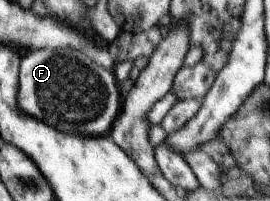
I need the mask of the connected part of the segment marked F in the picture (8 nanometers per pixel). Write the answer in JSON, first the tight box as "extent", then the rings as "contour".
{"extent":[16,47,124,136],"contour":[[[71,47],[58,50],[45,48],[43,51],[23,53],[16,102],[20,112],[28,113],[28,116],[33,115],[60,132],[69,131],[79,133],[80,136],[109,134],[124,97],[113,69],[103,68],[89,55]]]}

